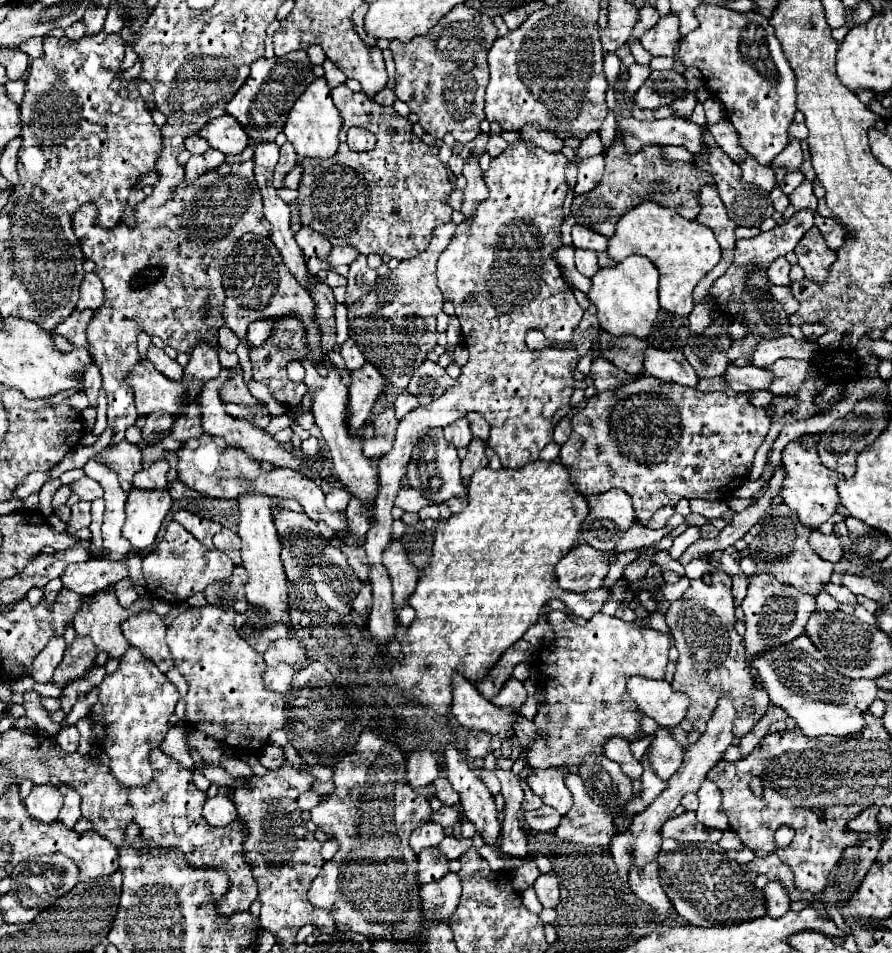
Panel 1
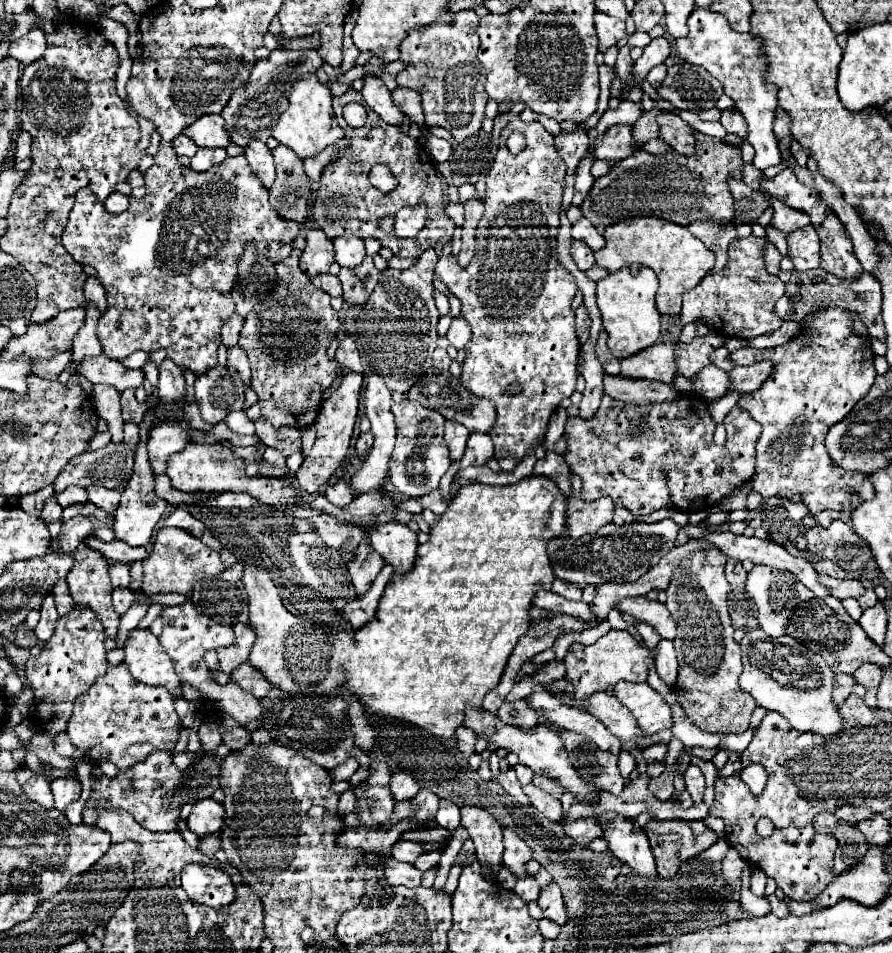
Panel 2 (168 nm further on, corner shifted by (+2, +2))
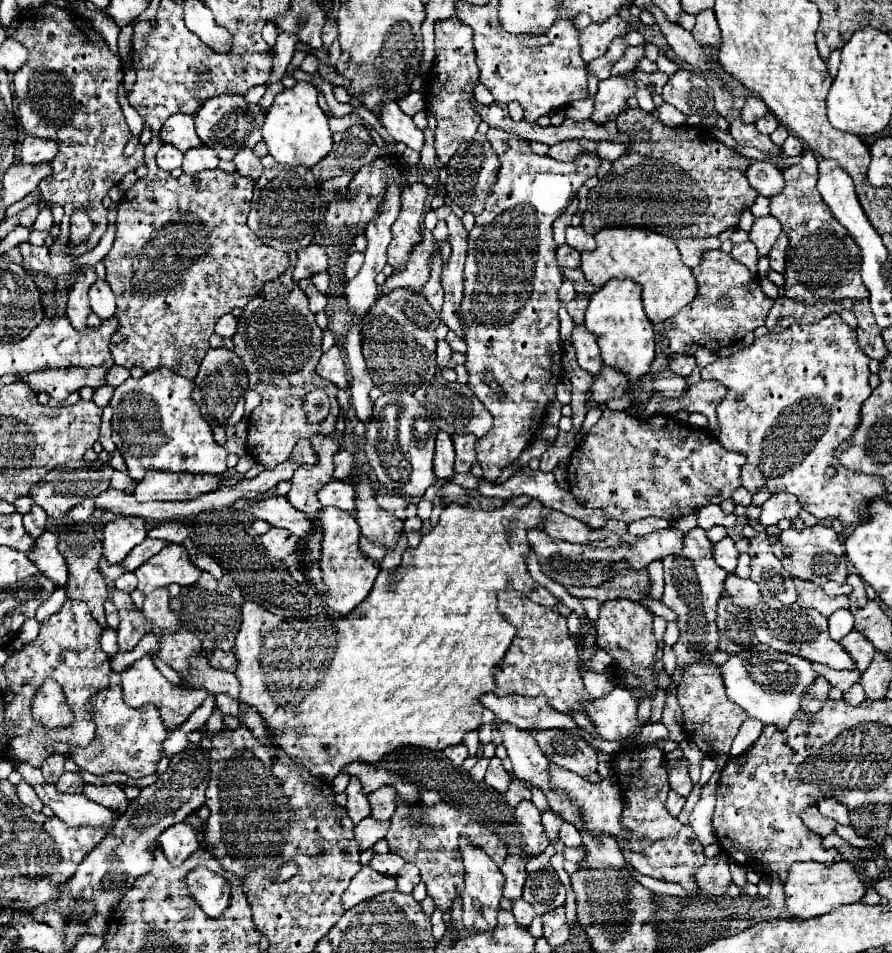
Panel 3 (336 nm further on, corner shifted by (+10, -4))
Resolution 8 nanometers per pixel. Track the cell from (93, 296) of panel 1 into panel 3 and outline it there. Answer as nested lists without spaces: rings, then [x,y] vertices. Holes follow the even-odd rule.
[[[98,280],[92,288],[90,288],[90,308],[92,312],[100,318],[100,320],[108,320],[110,316],[114,316],[116,312],[116,298],[112,288],[108,288],[106,280]]]

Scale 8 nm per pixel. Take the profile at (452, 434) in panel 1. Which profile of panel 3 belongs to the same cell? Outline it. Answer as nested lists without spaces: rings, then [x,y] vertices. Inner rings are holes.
[[[438,432],[436,438],[436,454],[434,454],[434,474],[436,478],[452,478],[454,476],[454,448],[452,438],[446,432]]]

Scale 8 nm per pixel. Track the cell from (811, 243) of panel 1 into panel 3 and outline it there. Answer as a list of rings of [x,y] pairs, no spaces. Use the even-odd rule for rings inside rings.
[[[782,234],[782,236],[778,236],[776,244],[772,246],[772,250],[770,250],[770,254],[768,254],[768,258],[770,258],[770,268],[772,268],[774,272],[780,272],[780,274],[784,272],[786,250],[788,250],[788,236]]]

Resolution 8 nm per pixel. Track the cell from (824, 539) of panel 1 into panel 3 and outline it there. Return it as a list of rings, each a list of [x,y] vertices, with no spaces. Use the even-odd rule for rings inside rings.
[[[826,582],[822,588],[830,596],[840,596],[840,594],[846,594],[848,596],[852,592],[852,588],[848,584],[838,584],[838,582]]]

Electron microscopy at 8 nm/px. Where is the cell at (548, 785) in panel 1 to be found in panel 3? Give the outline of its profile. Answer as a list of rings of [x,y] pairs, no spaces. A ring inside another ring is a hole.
[[[524,800],[516,806],[514,818],[516,818],[516,824],[520,828],[520,836],[522,836],[520,848],[524,850],[524,854],[530,858],[542,854],[548,846],[548,838],[544,834],[544,826],[540,822],[538,808],[532,802]]]

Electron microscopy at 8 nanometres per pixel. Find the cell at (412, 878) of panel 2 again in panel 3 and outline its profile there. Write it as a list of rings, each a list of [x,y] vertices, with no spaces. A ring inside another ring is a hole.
[[[364,866],[350,882],[350,886],[342,894],[342,904],[346,910],[354,908],[356,904],[370,900],[382,892],[396,890],[396,878],[390,876],[380,876],[374,872],[370,866]]]

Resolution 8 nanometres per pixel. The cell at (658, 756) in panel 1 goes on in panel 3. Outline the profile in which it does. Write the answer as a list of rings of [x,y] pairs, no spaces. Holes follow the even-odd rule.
[[[508,590],[498,592],[498,612],[510,620],[516,628],[516,636],[494,668],[494,694],[508,696],[508,694],[522,694],[522,696],[546,696],[548,704],[558,712],[568,710],[582,710],[580,700],[590,700],[588,694],[582,692],[582,676],[578,672],[578,648],[568,634],[566,618],[560,616],[556,610],[534,604],[522,592]]]

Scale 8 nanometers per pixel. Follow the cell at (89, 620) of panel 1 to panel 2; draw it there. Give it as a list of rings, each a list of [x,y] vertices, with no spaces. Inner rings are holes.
[[[84,542],[74,550],[74,566],[68,572],[66,578],[68,586],[70,586],[70,594],[76,606],[84,606],[90,608],[104,624],[104,632],[108,638],[116,638],[118,636],[118,626],[120,626],[120,616],[114,612],[112,602],[110,602],[110,594],[112,594],[112,584],[110,584],[110,576],[108,576],[108,562],[104,556],[100,556],[96,550],[90,550],[88,546],[84,546]]]

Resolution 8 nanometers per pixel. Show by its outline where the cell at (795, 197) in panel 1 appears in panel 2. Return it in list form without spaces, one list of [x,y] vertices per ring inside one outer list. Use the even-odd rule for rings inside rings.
[[[772,200],[772,208],[774,208],[774,216],[772,216],[770,224],[780,228],[784,234],[790,234],[796,228],[802,228],[802,226],[810,224],[810,216],[806,212],[790,208],[782,200]]]

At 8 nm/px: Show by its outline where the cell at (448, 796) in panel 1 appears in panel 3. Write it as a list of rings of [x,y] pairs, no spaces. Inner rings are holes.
[[[364,818],[364,820],[354,828],[358,848],[360,848],[360,850],[370,850],[378,840],[384,838],[386,828],[388,828],[388,822],[376,822],[376,820],[372,820],[372,818]]]

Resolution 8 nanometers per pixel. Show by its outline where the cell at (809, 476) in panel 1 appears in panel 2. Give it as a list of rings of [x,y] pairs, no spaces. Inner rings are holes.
[[[820,308],[814,314],[814,322],[810,328],[802,330],[796,338],[790,342],[776,346],[776,348],[766,348],[766,350],[756,350],[756,348],[740,348],[730,354],[734,364],[748,366],[760,360],[770,360],[774,362],[776,370],[774,374],[752,394],[746,394],[740,398],[738,406],[746,410],[754,420],[762,424],[762,436],[756,446],[756,472],[754,472],[754,490],[762,494],[764,498],[776,496],[776,498],[786,498],[786,500],[802,500],[808,506],[810,516],[816,516],[822,510],[850,510],[850,494],[848,488],[854,488],[860,492],[862,500],[872,500],[874,498],[874,486],[862,472],[844,472],[840,470],[832,458],[826,454],[824,448],[824,436],[828,428],[834,422],[840,422],[852,408],[854,404],[868,394],[868,390],[874,384],[874,352],[870,346],[870,340],[866,336],[858,336],[852,332],[852,320],[850,312],[842,308]]]

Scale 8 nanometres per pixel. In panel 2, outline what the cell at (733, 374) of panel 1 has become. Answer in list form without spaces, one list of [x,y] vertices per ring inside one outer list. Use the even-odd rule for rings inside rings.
[[[714,364],[706,366],[700,374],[696,374],[692,382],[694,382],[694,392],[706,400],[718,400],[732,390],[730,374]]]

